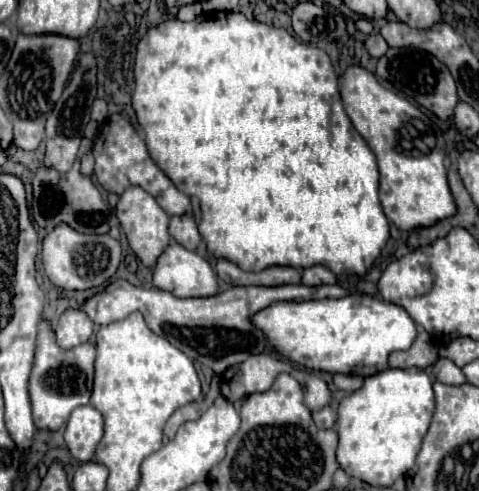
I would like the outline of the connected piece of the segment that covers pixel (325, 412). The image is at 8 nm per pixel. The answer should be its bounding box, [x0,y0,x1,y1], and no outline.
[312,407,336,429]

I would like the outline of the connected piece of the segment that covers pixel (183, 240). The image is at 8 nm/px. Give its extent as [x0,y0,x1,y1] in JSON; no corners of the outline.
[168,215,202,251]

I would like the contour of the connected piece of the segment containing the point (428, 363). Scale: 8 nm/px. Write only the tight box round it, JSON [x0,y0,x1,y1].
[390,329,438,369]

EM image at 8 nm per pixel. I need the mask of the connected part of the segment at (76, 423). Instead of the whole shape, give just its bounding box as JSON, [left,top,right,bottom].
[64,405,104,461]

